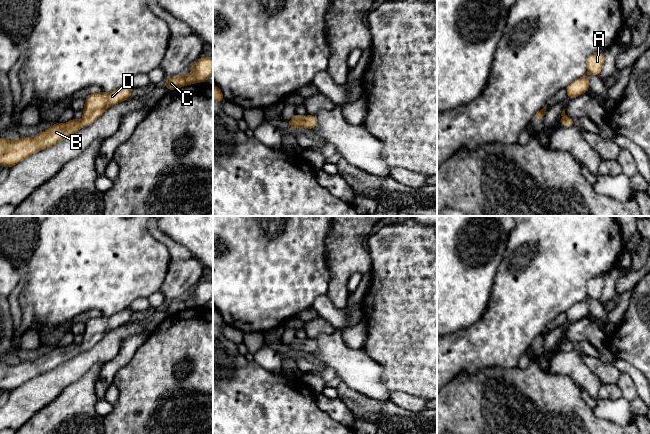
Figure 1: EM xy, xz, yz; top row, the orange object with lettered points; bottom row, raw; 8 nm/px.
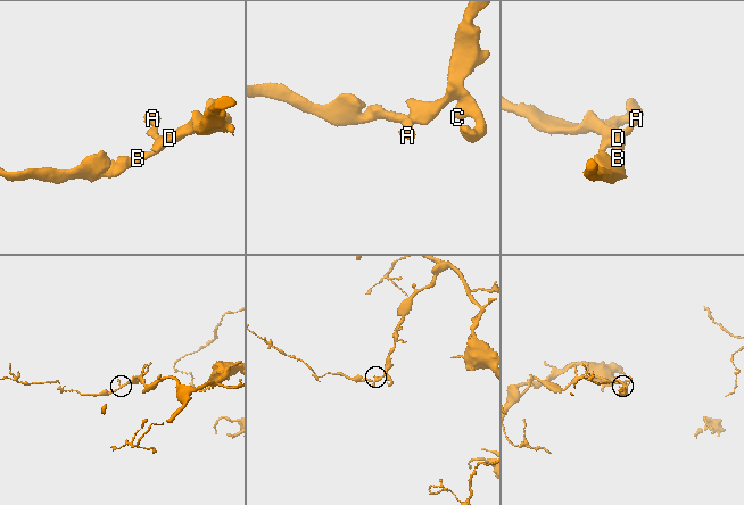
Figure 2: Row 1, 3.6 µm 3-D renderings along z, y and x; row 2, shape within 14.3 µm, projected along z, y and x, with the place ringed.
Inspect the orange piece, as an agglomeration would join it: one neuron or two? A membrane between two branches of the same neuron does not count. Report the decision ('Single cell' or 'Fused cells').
Single cell

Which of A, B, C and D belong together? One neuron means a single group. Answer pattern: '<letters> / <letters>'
A B C D

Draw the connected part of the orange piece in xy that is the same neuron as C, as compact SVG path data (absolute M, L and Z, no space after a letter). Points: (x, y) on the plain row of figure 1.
M200 282L191 292L192 298L186 300L185 298L166 303L165 310L169 314L174 314L186 309L205 306L205 304L213 299L213 282Z

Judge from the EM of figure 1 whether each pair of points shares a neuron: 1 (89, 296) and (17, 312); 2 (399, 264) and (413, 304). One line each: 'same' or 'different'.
1: different
2: same

